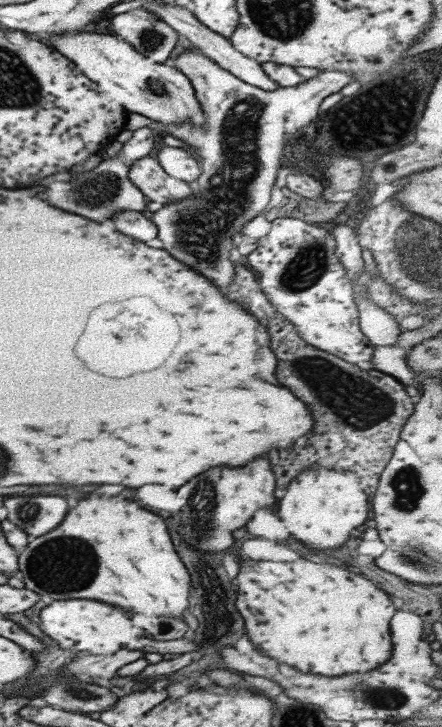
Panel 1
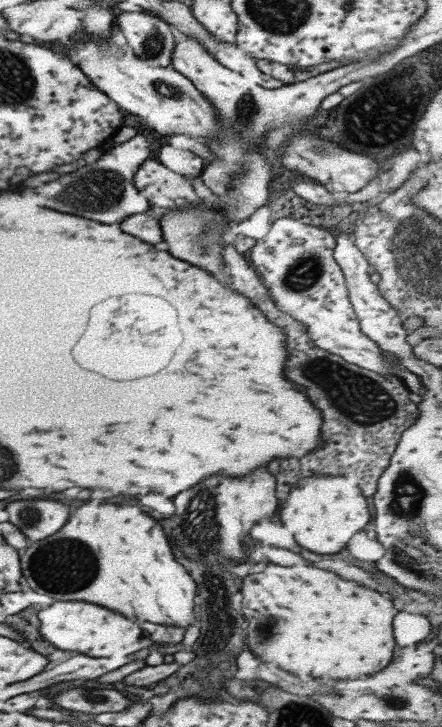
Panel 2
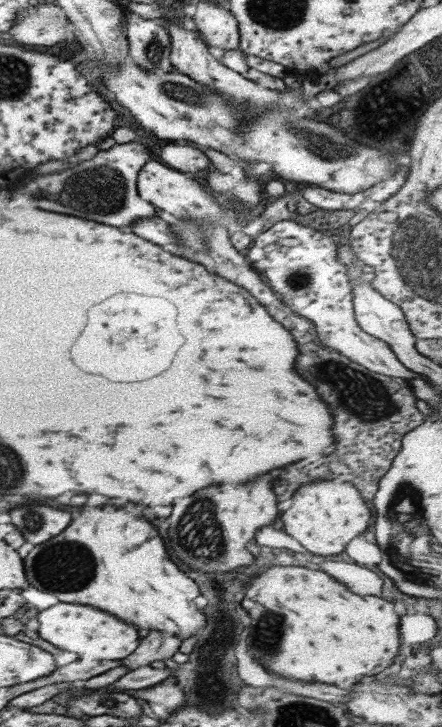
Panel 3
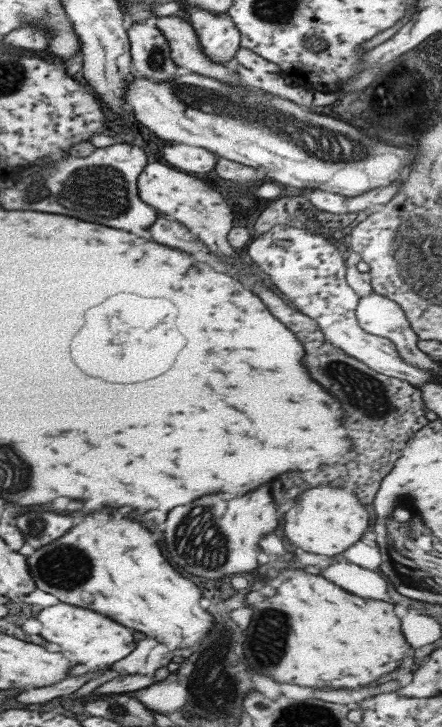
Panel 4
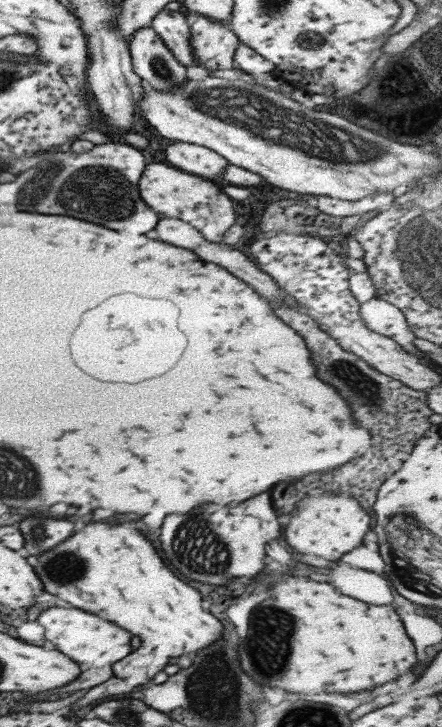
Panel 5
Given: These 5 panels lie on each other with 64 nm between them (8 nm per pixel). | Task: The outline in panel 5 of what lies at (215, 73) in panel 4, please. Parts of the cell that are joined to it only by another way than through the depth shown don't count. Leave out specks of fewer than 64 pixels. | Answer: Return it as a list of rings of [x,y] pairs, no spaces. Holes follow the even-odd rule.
[[[164,8],[154,16],[151,23],[151,28],[162,38],[182,67],[197,66],[191,47],[191,28],[186,23],[186,12],[183,9],[170,12]]]

